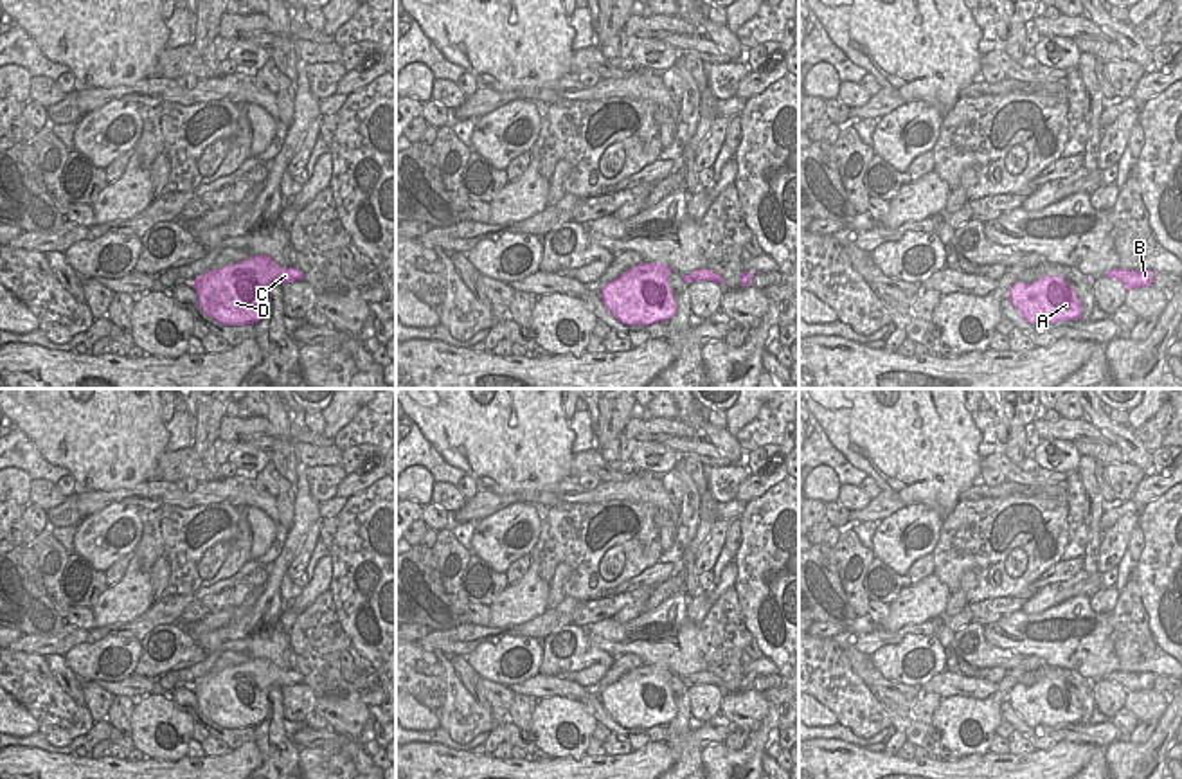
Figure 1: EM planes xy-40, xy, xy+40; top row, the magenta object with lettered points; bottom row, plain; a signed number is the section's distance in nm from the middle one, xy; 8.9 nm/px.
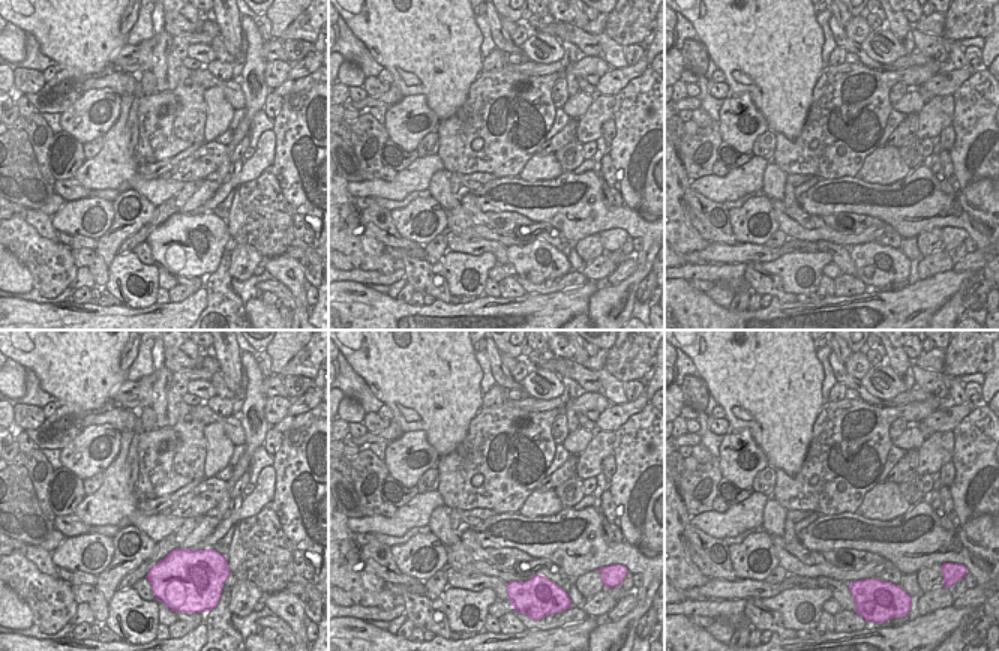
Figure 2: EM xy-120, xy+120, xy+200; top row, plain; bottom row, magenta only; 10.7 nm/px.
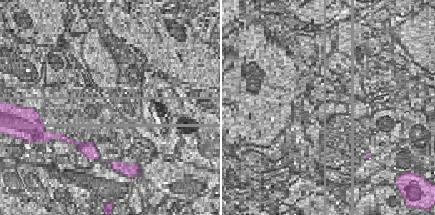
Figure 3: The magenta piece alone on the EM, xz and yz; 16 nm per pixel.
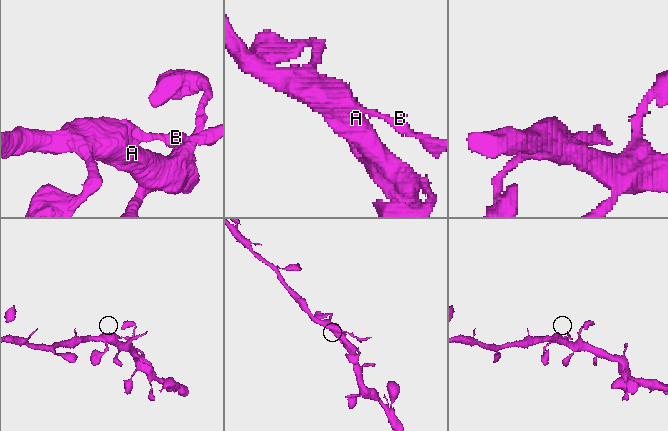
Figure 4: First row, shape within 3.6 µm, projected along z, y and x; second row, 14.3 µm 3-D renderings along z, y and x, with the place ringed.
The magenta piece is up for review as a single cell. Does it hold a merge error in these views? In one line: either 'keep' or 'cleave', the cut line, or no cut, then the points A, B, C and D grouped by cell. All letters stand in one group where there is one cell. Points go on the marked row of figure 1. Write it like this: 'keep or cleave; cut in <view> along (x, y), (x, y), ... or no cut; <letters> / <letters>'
cleave; cut in xy along (709, 270), (715, 281); A C D / B

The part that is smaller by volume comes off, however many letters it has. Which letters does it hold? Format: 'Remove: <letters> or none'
Remove: B

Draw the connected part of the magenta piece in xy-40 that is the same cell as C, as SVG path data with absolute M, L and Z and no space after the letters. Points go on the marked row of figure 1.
M248 255L216 272L209 268L191 282L200 309L223 326L257 324L270 308L268 290L273 282L302 281L304 273L284 268L268 255Z

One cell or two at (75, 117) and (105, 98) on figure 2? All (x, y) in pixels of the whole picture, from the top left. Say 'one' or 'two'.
one

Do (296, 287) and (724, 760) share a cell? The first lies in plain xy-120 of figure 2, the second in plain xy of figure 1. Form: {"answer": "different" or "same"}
{"answer": "different"}

